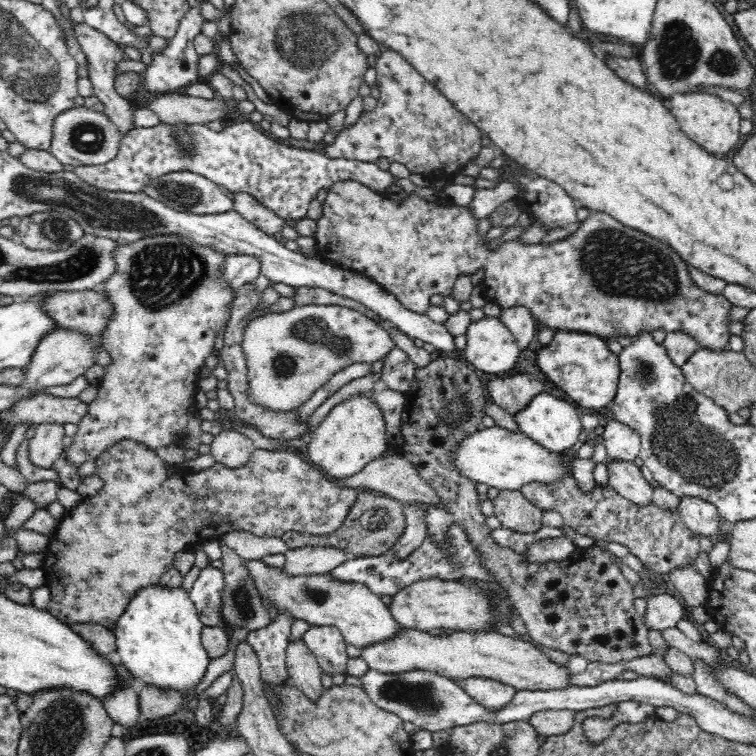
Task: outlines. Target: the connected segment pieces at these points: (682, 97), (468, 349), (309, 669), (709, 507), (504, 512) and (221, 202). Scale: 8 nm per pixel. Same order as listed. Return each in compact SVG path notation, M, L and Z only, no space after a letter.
M703 92L674 94L670 101L670 113L678 121L679 127L688 138L697 142L706 152L722 157L739 147L743 139L740 138L740 122L742 115L737 106L726 102L716 95Z
M500 318L470 322L466 336L464 356L478 370L492 375L507 375L514 370L521 348Z
M302 639L287 642L285 660L290 682L298 687L308 699L317 701L324 689L320 679L322 671L318 667L314 654L305 642L302 642Z
M682 496L678 511L690 531L708 538L722 534L724 538L724 523L711 502L693 496Z
M521 490L500 491L492 502L494 515L502 528L522 534L534 534L543 527L543 511L530 502Z
M189 171L172 172L154 178L143 191L174 210L190 214L220 214L233 208L231 196L224 195L220 185Z

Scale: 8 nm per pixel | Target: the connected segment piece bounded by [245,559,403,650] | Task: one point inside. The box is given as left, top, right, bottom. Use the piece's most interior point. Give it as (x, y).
(364, 620)

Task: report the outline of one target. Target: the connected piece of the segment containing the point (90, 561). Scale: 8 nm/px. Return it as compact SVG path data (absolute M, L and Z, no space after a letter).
M122 439L99 454L95 462L93 474L102 478L104 485L97 495L83 497L64 514L47 545L42 569L46 574L45 586L51 593L48 610L58 620L66 624L101 624L112 631L130 600L141 589L158 585L168 568L174 566L179 552L188 552L204 541L215 541L230 531L281 538L291 531L314 537L334 535L358 500L358 490L339 487L297 453L286 450L254 449L250 460L235 469L215 463L209 469L193 470L165 462L155 450L140 442Z

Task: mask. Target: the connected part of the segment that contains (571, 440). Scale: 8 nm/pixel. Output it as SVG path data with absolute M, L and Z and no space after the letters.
M546 391L536 394L524 410L514 414L514 421L518 423L518 430L532 438L540 446L557 453L570 450L579 440L580 430L582 430L580 418L581 416L574 405L558 399Z

